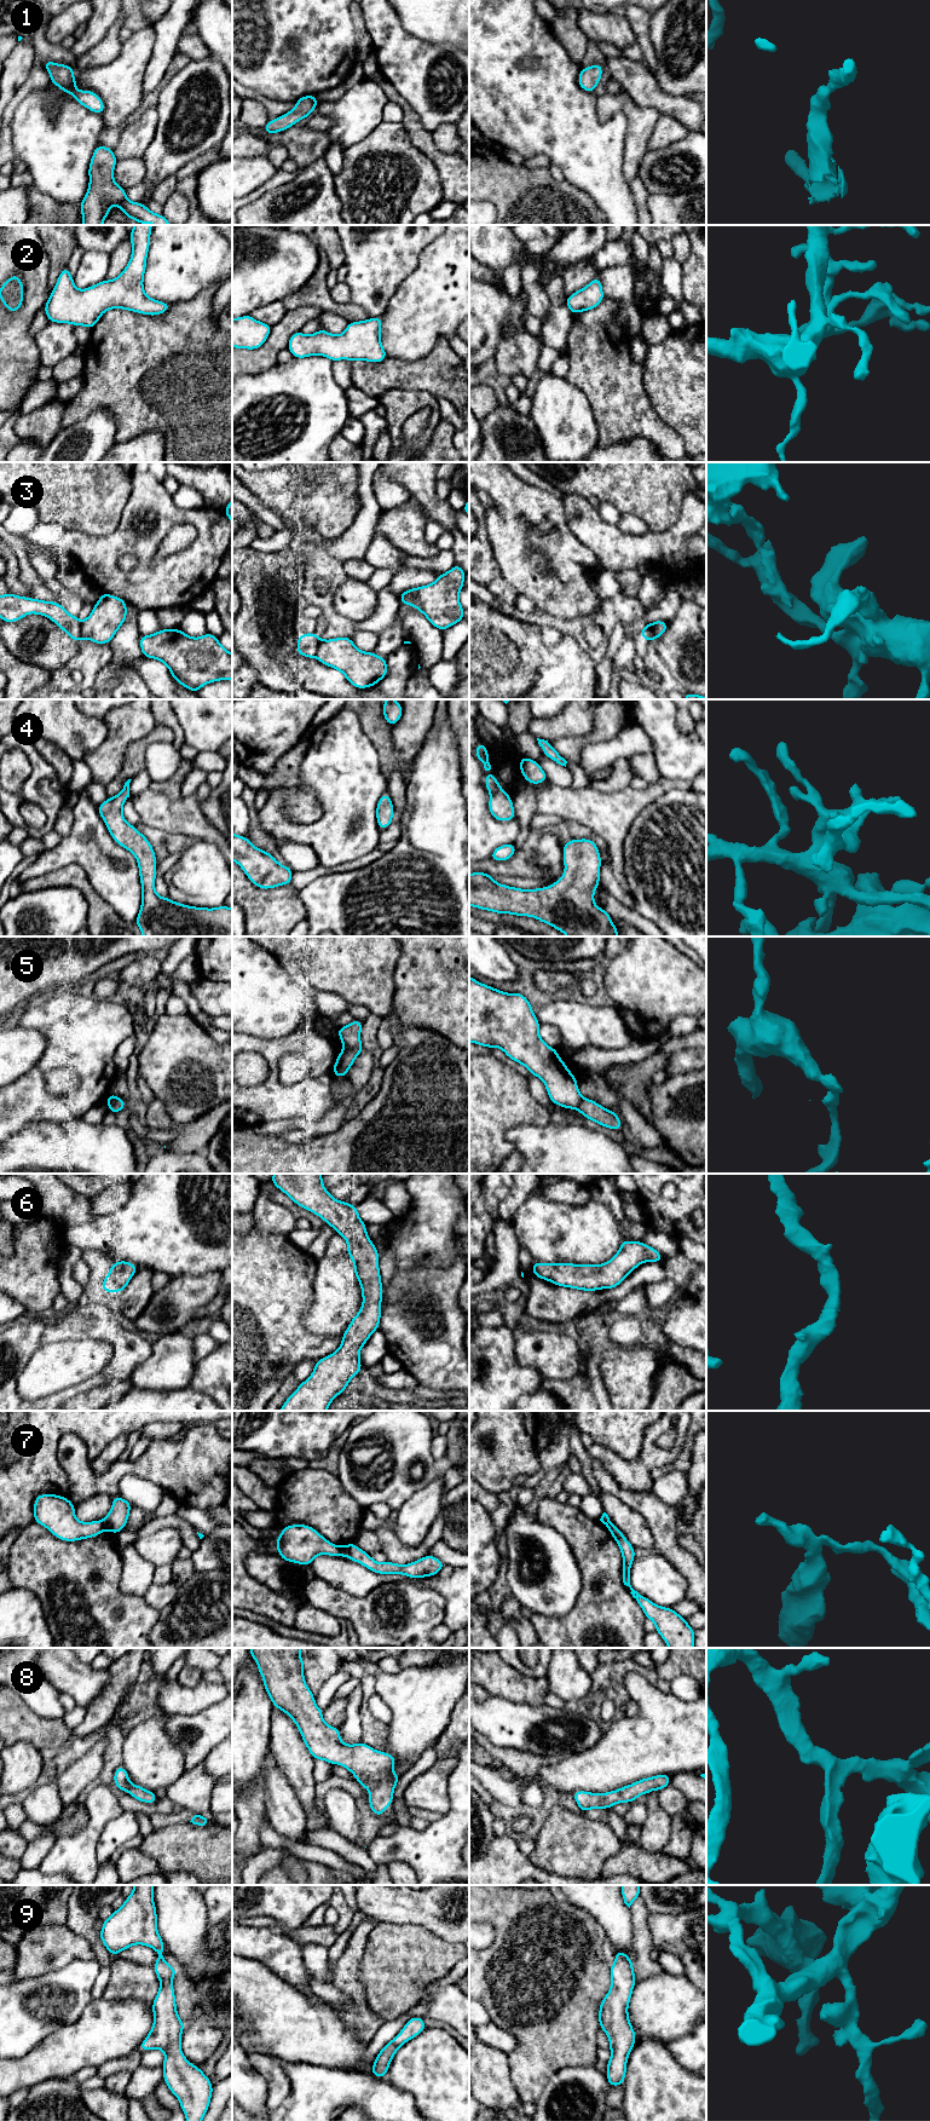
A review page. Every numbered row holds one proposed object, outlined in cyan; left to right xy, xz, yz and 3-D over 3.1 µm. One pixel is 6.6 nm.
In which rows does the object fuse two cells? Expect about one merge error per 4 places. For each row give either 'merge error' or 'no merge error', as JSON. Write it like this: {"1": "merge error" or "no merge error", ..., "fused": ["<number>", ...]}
{"1": "no merge error", "2": "no merge error", "3": "merge error", "4": "no merge error", "5": "merge error", "6": "no merge error", "7": "merge error", "8": "no merge error", "9": "no merge error", "fused": ["3", "5", "7"]}

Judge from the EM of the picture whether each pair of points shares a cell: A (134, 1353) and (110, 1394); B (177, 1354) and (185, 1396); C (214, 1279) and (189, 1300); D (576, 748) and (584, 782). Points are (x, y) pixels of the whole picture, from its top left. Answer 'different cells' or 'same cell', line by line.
A: different cells
B: different cells
C: same cell
D: different cells

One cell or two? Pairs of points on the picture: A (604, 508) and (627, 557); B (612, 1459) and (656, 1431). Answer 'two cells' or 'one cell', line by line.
A: two cells
B: one cell

